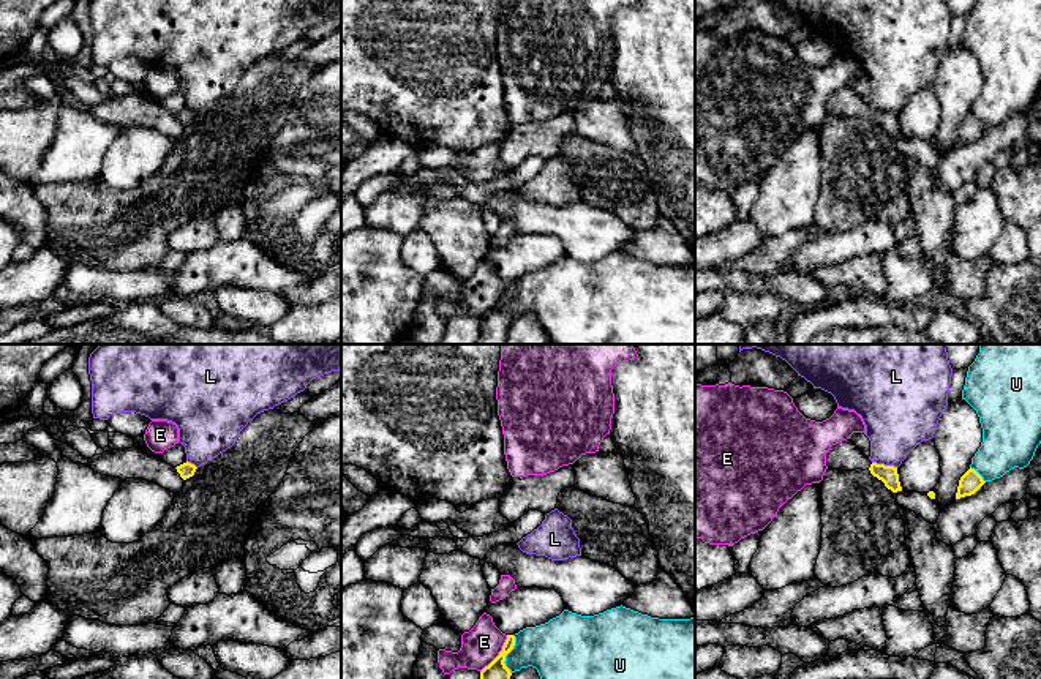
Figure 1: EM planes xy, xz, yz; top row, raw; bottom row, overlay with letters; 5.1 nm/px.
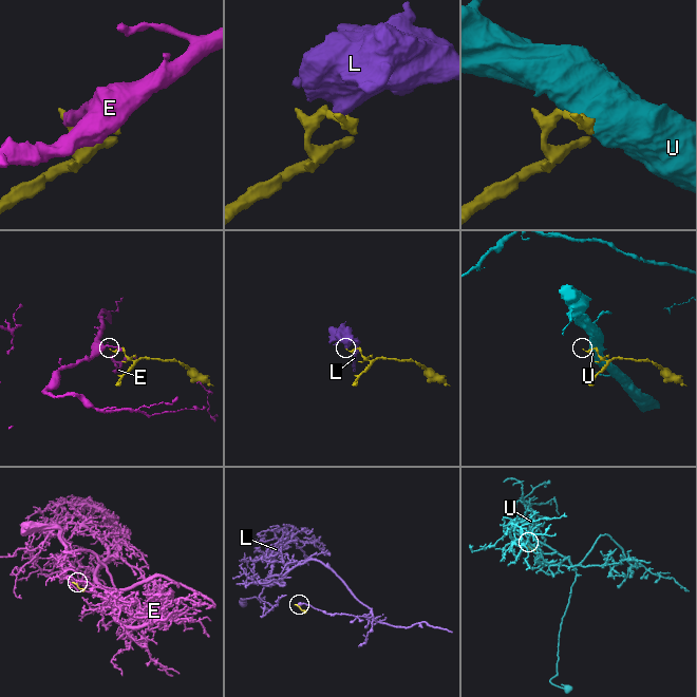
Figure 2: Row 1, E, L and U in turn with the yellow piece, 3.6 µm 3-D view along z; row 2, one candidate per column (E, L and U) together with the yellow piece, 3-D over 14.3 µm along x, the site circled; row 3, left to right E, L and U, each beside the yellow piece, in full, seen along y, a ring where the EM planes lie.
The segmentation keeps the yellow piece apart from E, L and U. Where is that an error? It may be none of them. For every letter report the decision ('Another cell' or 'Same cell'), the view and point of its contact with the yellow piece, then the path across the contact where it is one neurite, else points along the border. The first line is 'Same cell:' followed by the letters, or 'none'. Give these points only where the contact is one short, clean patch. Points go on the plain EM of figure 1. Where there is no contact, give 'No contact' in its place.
Same cell: none
E: Another cell. Touches yellow at xz (499, 300)
L: Another cell. Touches yellow at yz (883, 111). Boundary: yz (872, 108), (896, 114)
U: Another cell. Touches yellow at xz (507, 299)

